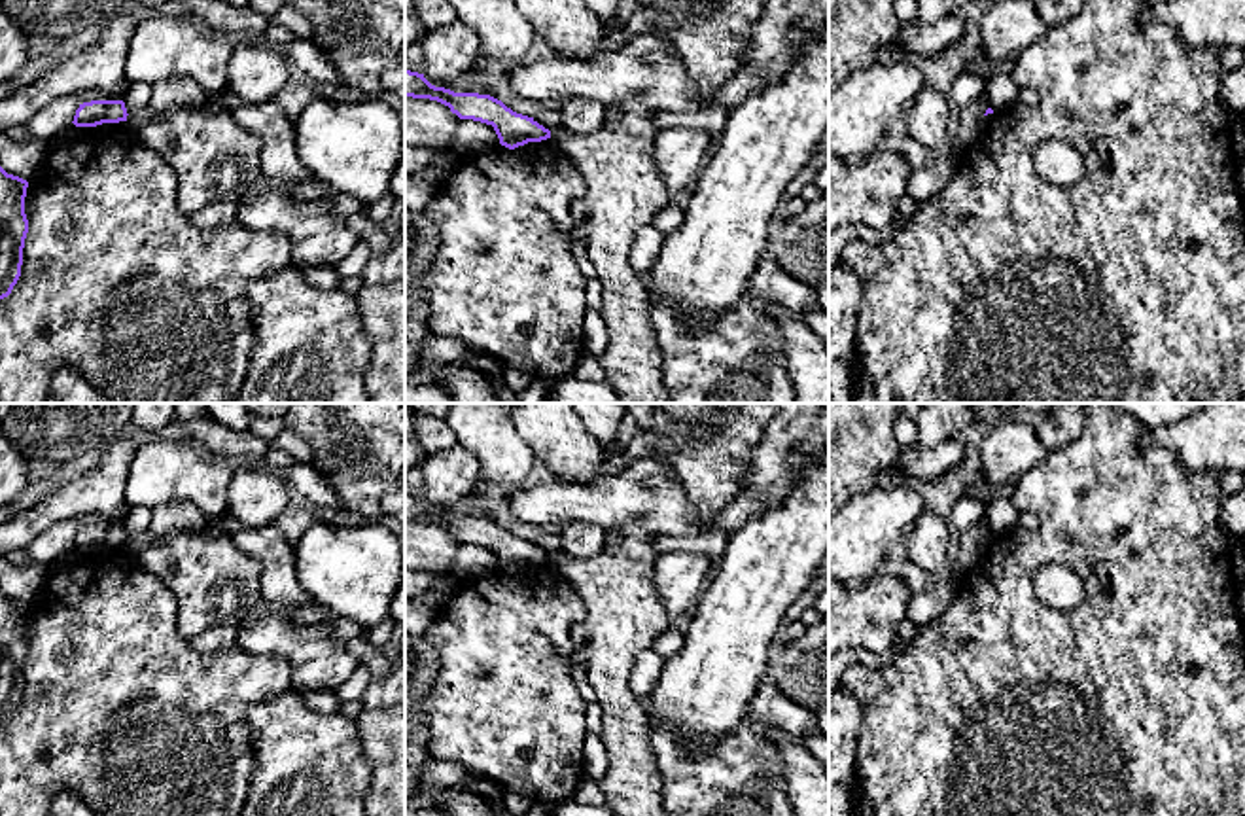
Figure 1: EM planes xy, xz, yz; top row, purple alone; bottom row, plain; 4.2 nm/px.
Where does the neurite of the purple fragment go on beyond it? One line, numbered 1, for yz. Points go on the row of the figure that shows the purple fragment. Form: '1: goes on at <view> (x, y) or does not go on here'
1: does not go on here

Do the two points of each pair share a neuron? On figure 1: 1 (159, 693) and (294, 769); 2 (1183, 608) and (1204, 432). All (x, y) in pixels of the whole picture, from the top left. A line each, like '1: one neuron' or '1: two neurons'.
1: two neurons
2: two neurons

